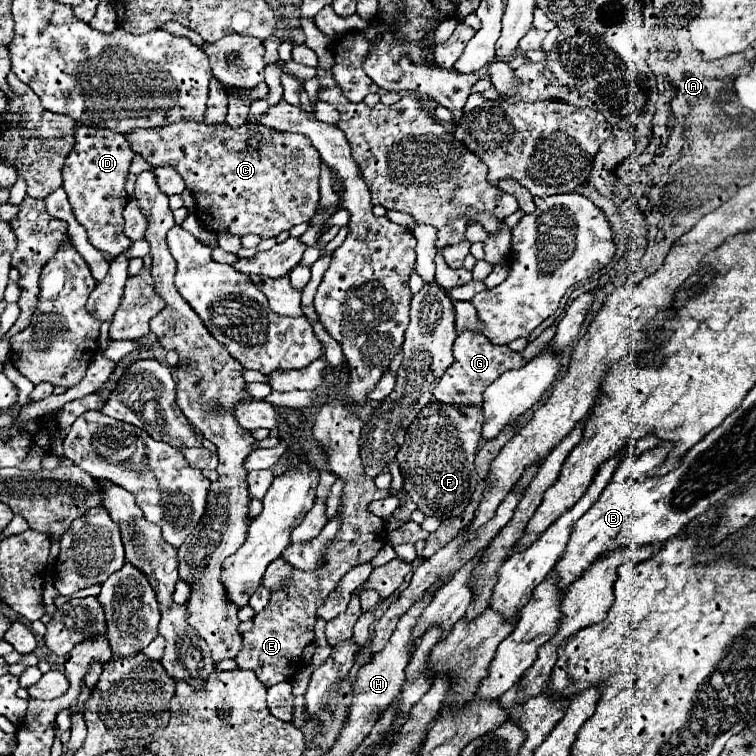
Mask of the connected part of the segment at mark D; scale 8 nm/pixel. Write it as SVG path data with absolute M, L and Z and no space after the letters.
M75 124L75 146L65 160L63 168L63 188L69 196L69 204L77 222L87 230L89 242L111 256L117 256L131 248L131 240L123 232L123 208L129 202L125 192L125 178L129 174L129 164L133 158L133 150L129 142L109 130L109 128L93 128Z

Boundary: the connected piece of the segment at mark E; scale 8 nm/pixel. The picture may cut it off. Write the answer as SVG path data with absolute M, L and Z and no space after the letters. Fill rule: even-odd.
M329 396L315 416L313 438L327 450L329 470L345 480L339 516L343 520L333 544L329 546L329 554L325 558L325 566L315 572L299 572L295 570L287 582L287 588L273 592L267 608L263 608L255 618L255 626L243 634L243 650L237 654L237 664L243 670L253 670L257 678L269 688L273 684L291 680L293 674L301 668L301 652L307 644L315 640L315 622L317 608L329 598L333 588L337 588L341 576L349 572L357 564L371 562L371 558L385 546L387 530L385 522L375 514L367 512L367 504L379 498L387 498L389 492L377 490L373 480L369 480L363 472L359 458L359 440L361 440L363 422L351 412L347 400L339 400Z

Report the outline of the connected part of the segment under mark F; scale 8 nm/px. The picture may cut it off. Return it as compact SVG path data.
M429 402L411 422L405 442L397 452L397 464L403 474L403 488L425 516L451 518L461 516L471 494L477 488L475 456L481 442L483 412L479 406L457 406Z

